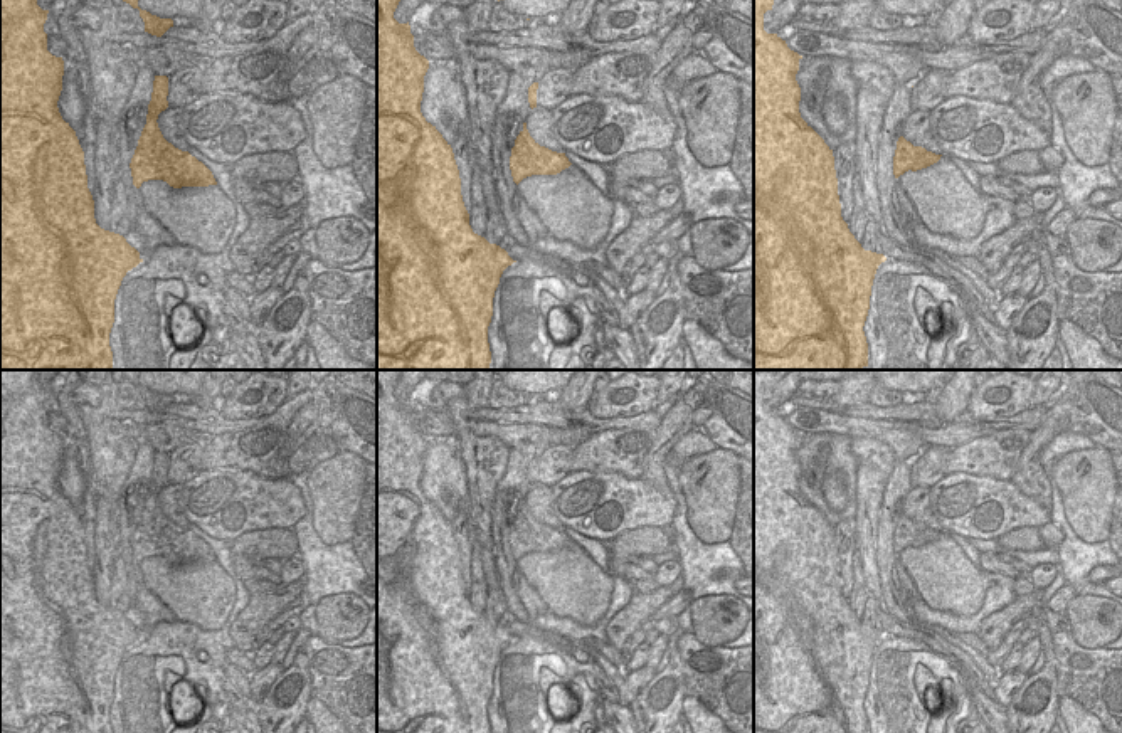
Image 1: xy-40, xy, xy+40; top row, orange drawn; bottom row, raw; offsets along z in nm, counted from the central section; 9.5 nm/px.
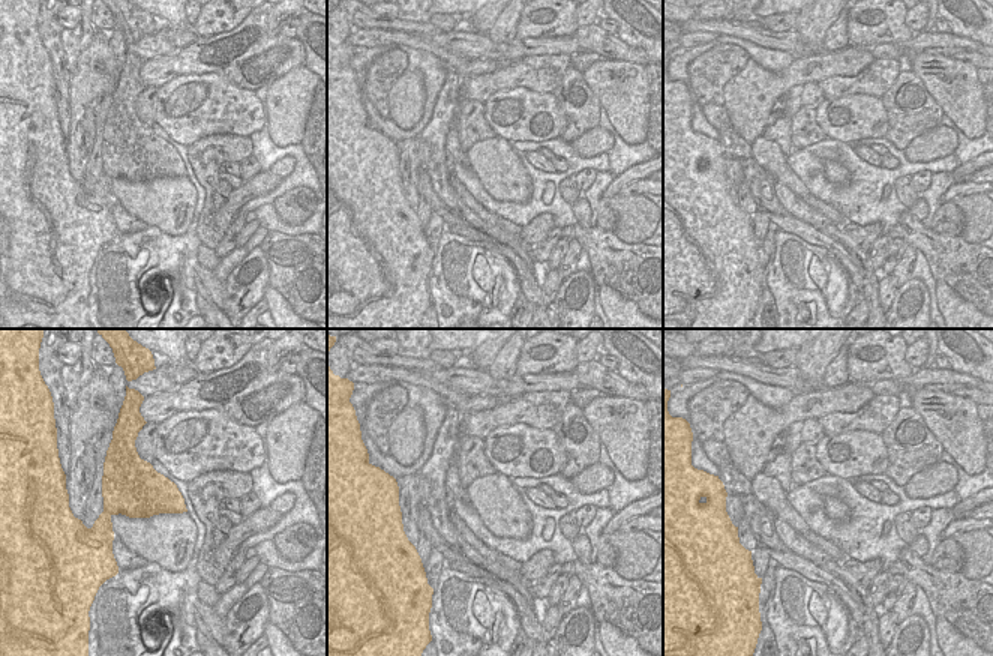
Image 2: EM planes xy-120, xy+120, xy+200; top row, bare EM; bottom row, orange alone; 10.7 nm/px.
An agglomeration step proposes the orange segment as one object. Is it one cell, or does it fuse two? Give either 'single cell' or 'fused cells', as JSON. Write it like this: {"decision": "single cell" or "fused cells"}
{"decision": "fused cells"}

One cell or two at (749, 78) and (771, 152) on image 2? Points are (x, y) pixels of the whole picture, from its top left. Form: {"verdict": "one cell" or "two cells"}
{"verdict": "two cells"}

